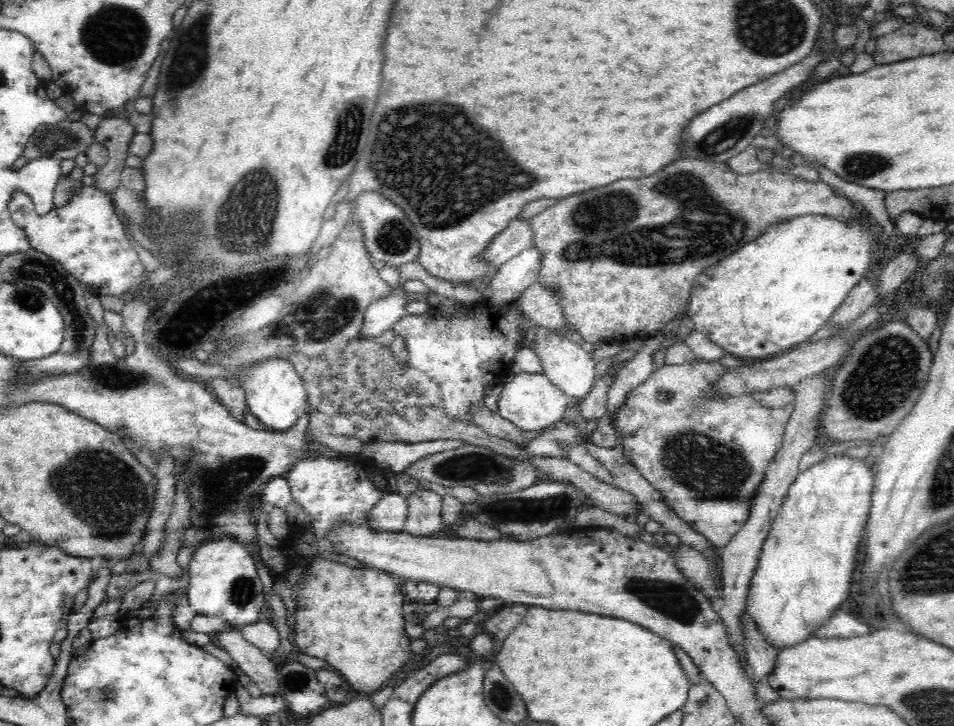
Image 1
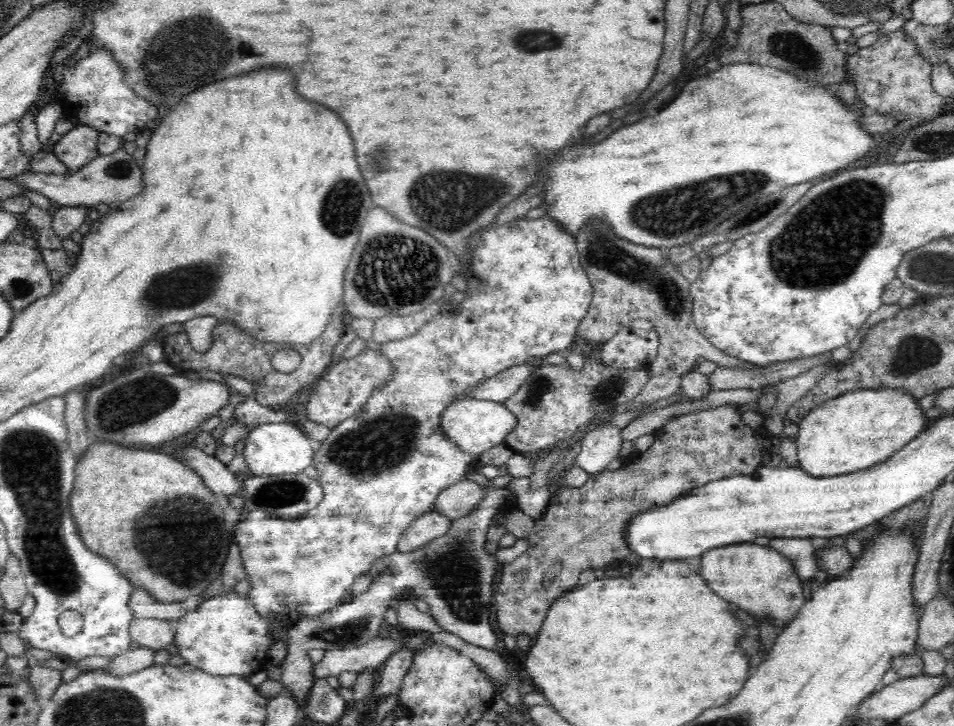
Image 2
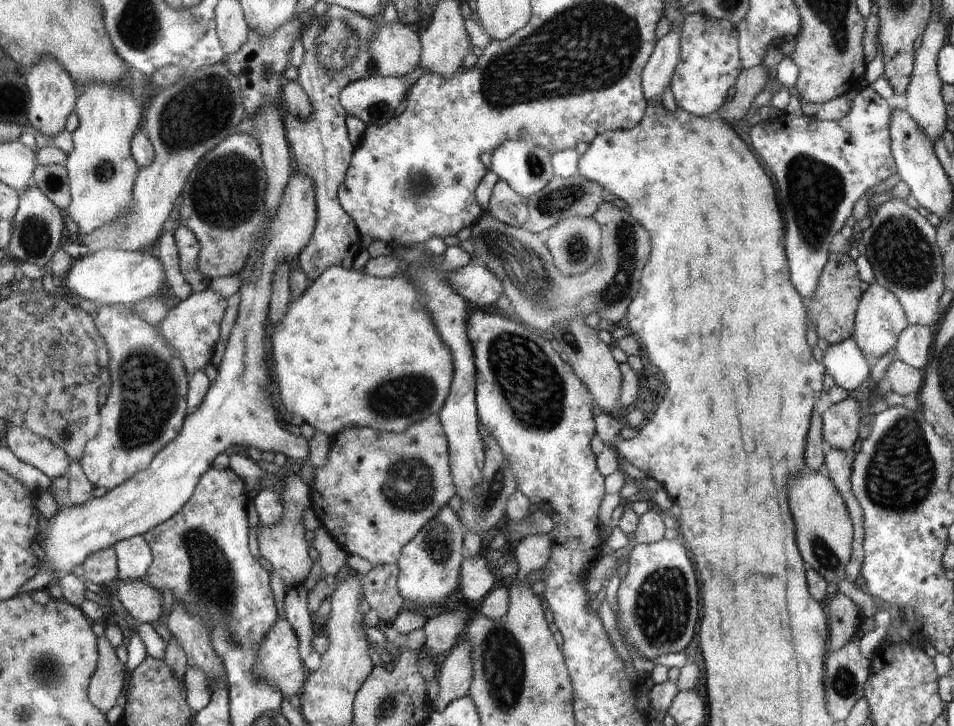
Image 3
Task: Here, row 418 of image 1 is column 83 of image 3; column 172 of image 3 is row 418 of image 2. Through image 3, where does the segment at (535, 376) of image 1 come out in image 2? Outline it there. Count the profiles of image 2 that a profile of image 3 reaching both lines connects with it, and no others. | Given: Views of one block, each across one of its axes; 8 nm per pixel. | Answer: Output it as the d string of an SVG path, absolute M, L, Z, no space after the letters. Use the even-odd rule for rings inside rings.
M460 400L448 406L440 416L440 428L462 452L475 458L485 450L504 443L505 436L516 426L517 420L504 404L490 400Z

